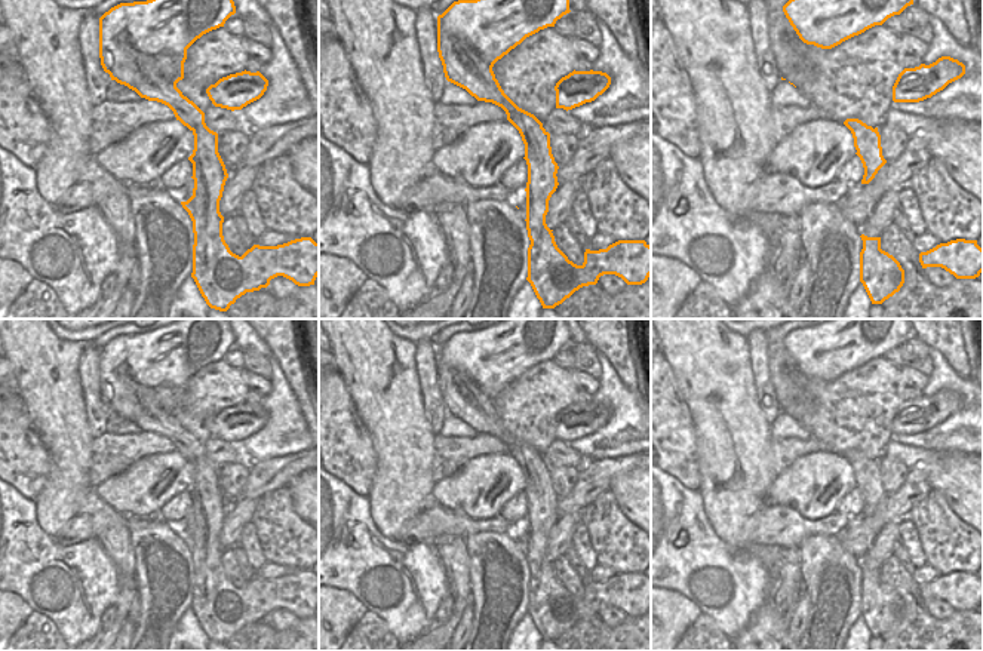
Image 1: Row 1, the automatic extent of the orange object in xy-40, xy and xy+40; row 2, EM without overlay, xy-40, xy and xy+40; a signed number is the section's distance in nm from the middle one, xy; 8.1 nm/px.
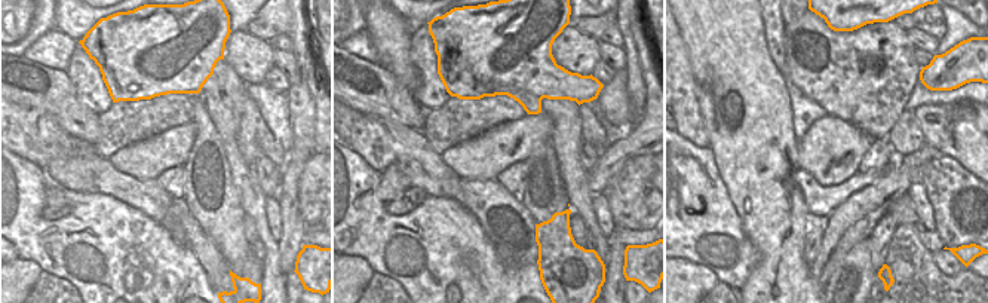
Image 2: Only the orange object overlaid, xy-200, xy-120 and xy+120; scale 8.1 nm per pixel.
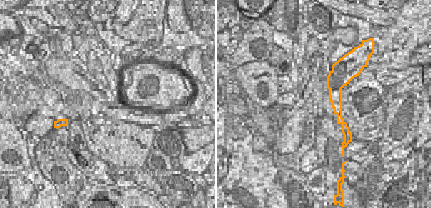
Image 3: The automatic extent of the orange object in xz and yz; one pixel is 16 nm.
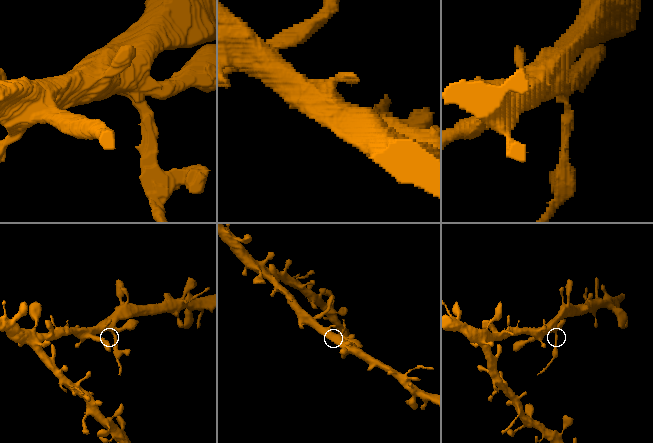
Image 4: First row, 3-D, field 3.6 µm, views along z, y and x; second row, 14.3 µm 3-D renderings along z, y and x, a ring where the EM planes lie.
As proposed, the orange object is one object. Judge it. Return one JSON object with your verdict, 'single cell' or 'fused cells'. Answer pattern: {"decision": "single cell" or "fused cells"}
{"decision": "fused cells"}

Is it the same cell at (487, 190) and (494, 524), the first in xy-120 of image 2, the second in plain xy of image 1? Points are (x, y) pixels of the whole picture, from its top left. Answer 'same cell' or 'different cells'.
different cells

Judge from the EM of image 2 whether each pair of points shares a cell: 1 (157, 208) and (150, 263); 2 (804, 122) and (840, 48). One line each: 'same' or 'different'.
1: different
2: different

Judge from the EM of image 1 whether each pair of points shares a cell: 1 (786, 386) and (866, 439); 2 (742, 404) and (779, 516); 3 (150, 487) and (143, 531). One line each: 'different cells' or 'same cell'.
1: same cell
2: different cells
3: different cells

